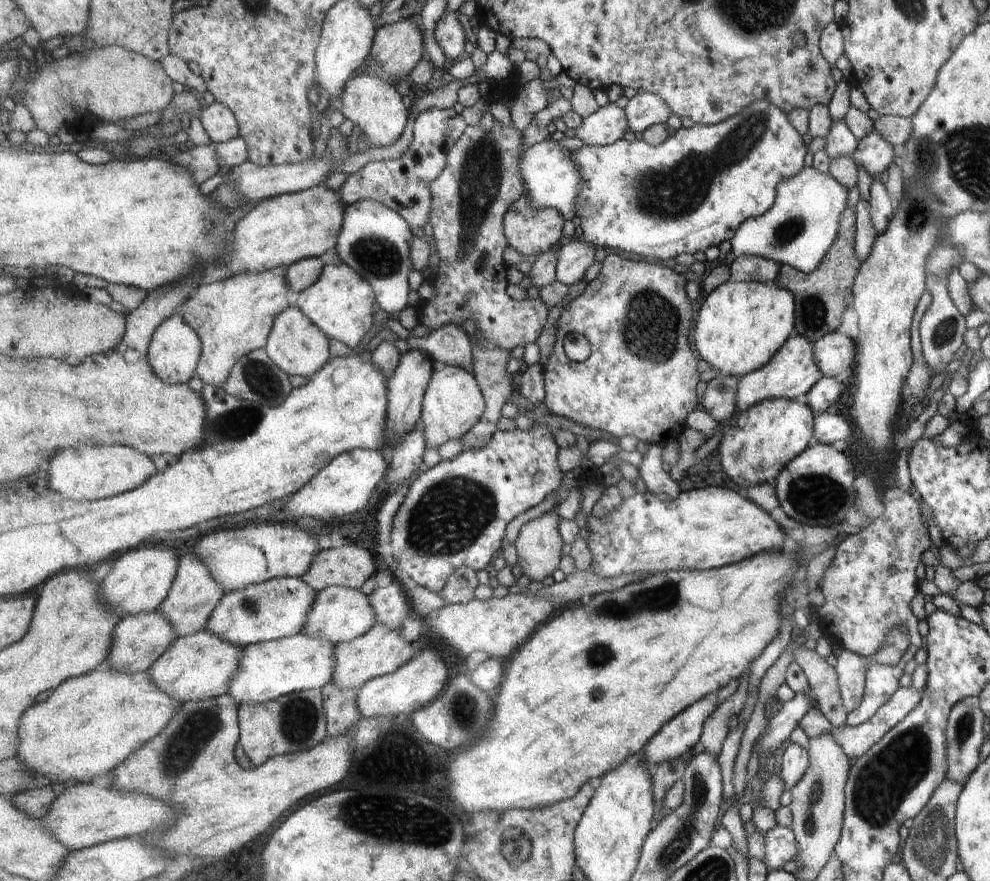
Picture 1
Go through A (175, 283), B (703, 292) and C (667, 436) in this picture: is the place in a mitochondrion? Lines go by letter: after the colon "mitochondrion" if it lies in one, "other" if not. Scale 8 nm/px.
A: other
B: other
C: other

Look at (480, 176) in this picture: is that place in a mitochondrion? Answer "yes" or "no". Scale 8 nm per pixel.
yes

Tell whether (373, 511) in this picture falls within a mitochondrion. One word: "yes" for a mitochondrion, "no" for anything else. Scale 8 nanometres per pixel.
no

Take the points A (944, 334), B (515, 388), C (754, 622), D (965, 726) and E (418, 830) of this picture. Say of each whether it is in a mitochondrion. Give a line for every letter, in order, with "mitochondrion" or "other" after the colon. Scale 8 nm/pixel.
A: mitochondrion
B: other
C: other
D: mitochondrion
E: mitochondrion

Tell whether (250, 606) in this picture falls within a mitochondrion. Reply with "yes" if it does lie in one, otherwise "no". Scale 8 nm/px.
yes

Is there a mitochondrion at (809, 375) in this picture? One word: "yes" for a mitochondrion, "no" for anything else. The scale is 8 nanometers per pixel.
no

